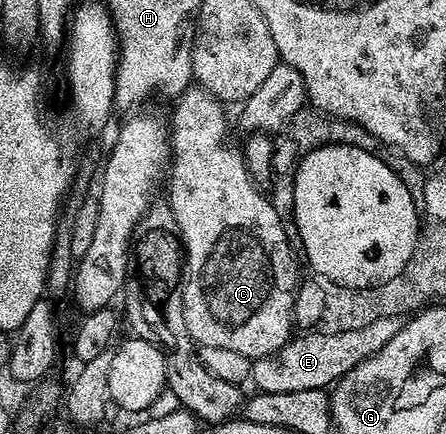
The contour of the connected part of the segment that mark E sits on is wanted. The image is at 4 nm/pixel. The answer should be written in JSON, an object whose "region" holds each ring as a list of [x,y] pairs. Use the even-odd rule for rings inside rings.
{"region":[[[404,315],[390,316],[373,321],[362,329],[353,329],[352,332],[326,332],[323,329],[314,329],[309,333],[298,333],[302,335],[295,334],[283,347],[276,349],[276,353],[251,362],[249,386],[254,386],[255,392],[263,391],[264,393],[300,393],[304,389],[329,388],[346,376],[356,365],[360,365],[360,361],[380,353],[380,349],[384,349],[384,345],[388,345],[388,341],[392,341],[392,337],[400,333],[400,329],[404,329],[407,321],[407,316]]]}

